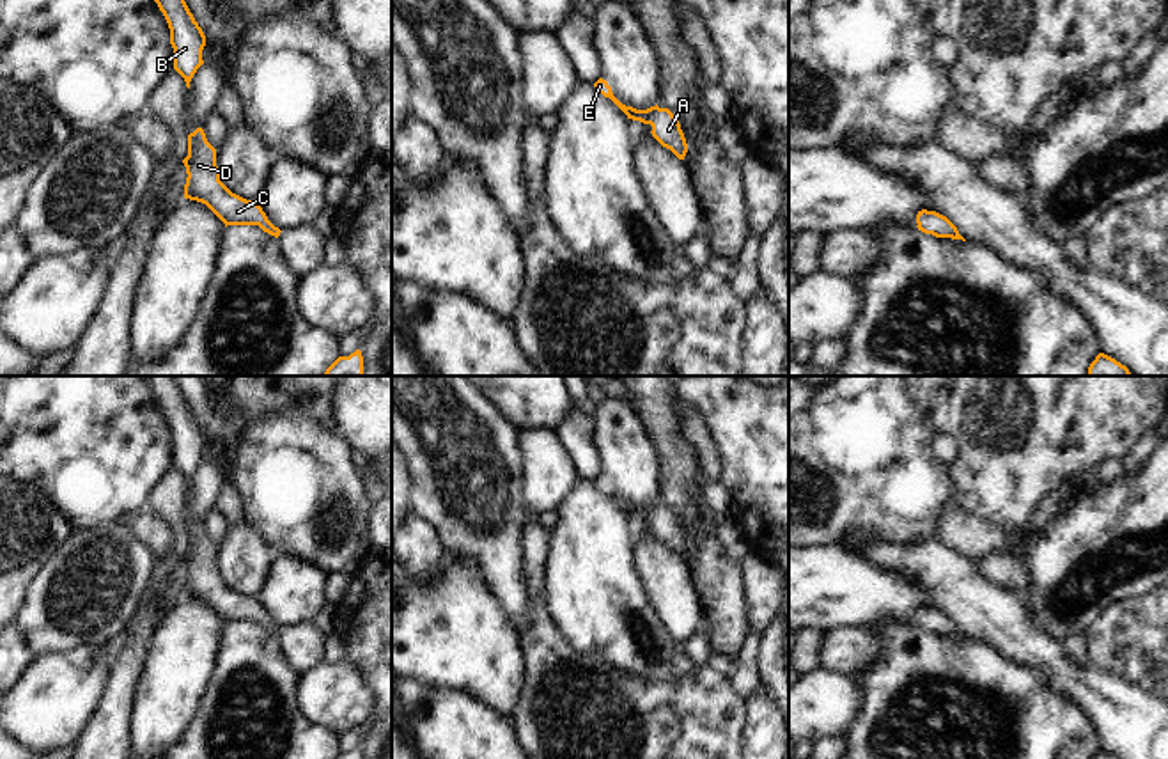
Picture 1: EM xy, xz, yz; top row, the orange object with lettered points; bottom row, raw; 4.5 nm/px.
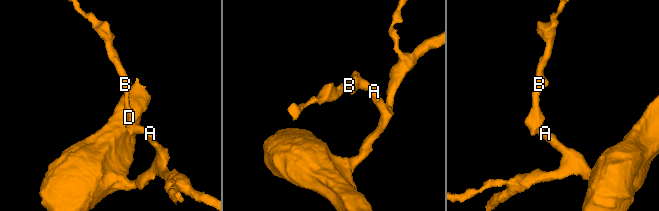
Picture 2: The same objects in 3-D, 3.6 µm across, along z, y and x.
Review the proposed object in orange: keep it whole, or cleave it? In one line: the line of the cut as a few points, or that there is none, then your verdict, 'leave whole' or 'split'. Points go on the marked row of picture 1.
no cut; leave whole

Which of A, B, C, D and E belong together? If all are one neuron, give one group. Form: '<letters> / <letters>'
A B C D E

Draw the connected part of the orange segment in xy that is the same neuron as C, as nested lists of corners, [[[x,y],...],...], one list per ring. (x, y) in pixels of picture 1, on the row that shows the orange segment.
[[[202,128],[188,135],[184,199],[206,204],[227,225],[259,225],[278,238],[275,227],[255,200],[232,193],[222,181],[216,167],[216,149],[207,142]]]

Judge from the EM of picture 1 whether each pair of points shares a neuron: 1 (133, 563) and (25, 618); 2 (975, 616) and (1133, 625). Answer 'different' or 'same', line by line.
1: same
2: different

